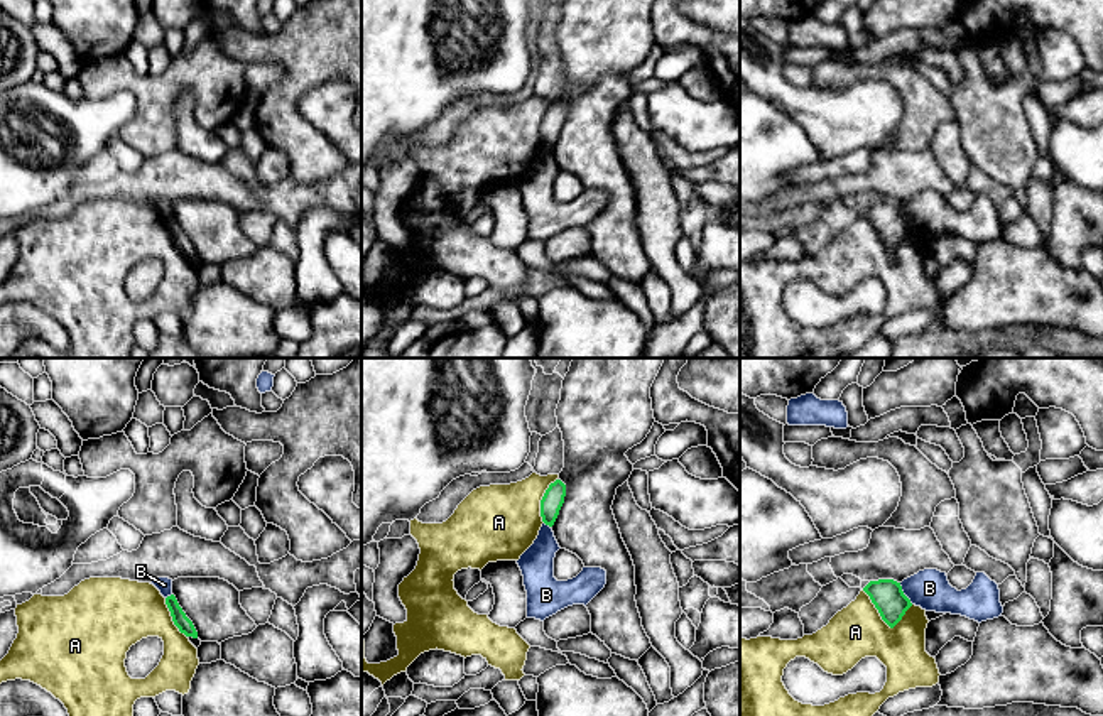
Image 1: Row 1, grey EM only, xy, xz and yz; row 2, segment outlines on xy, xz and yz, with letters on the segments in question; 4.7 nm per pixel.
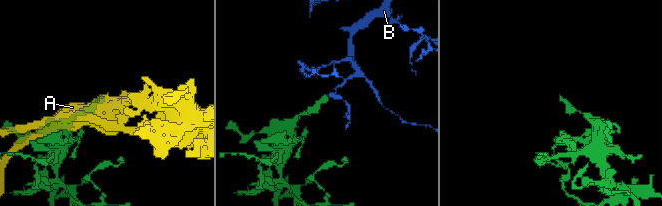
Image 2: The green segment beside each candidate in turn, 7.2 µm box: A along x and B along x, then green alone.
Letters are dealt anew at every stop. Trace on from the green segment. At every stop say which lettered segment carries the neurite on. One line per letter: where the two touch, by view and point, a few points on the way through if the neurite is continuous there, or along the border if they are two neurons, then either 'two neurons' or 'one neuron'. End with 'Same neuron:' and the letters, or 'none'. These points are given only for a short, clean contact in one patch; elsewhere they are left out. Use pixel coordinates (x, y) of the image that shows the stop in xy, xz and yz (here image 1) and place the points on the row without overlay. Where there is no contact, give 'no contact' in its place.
A: contact yz (884, 242); two neurons
B: contact yz (902, 215); border yz (899, 205), (912, 225); two neurons
Same neuron: none

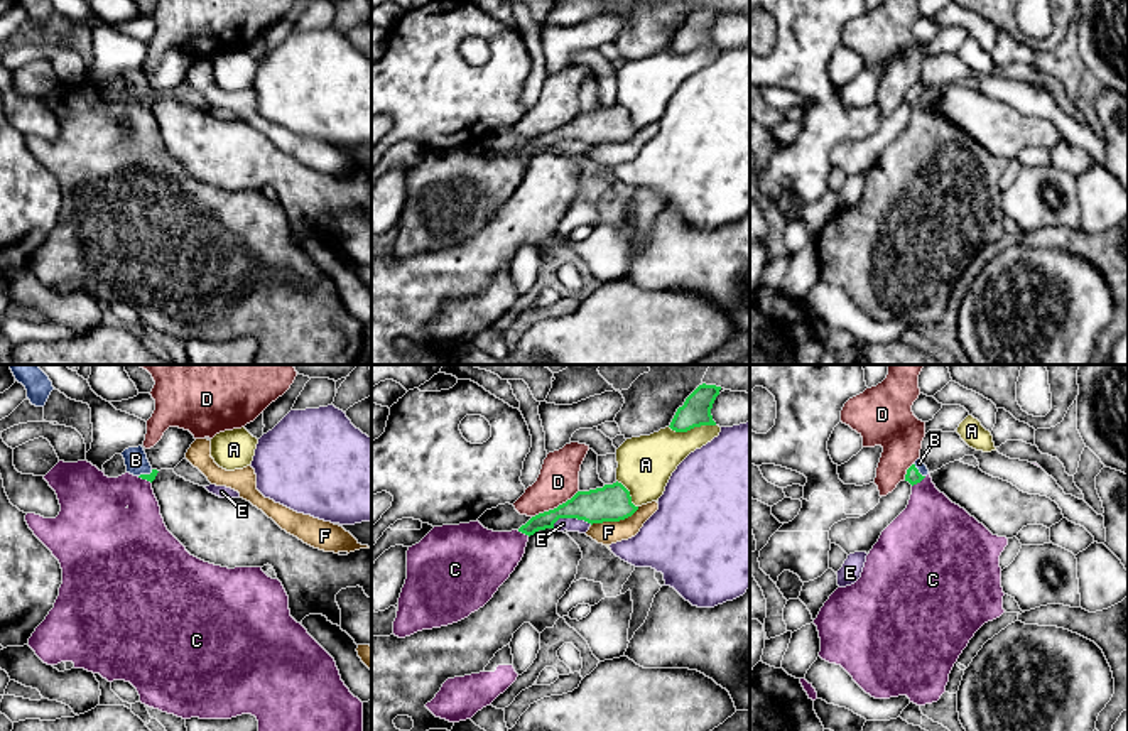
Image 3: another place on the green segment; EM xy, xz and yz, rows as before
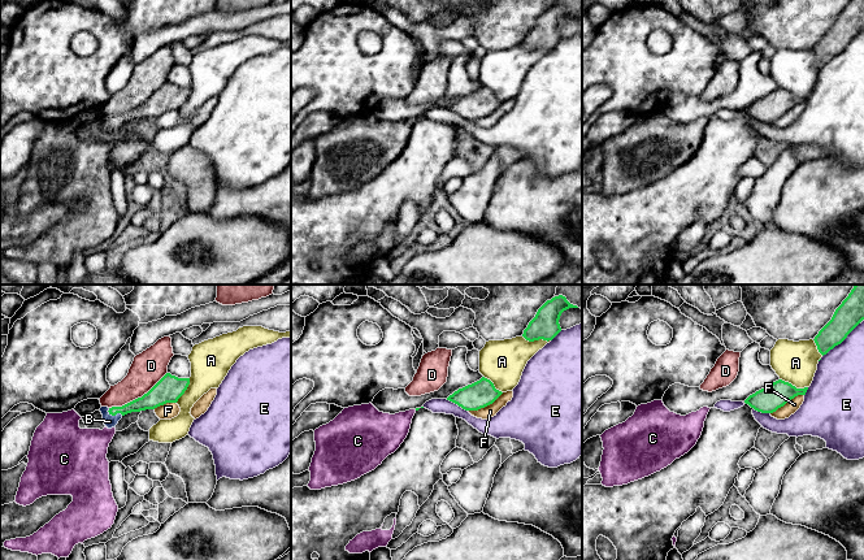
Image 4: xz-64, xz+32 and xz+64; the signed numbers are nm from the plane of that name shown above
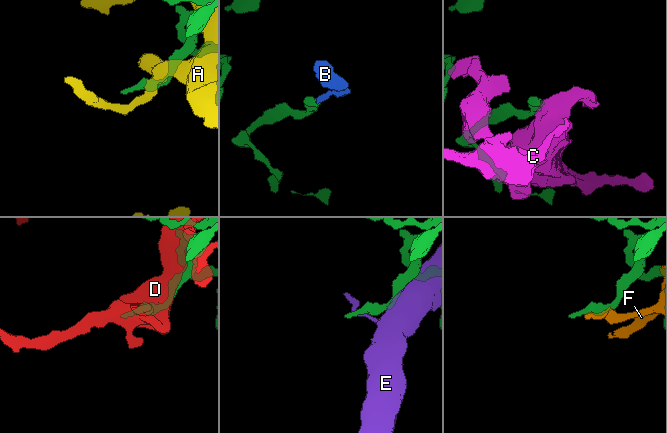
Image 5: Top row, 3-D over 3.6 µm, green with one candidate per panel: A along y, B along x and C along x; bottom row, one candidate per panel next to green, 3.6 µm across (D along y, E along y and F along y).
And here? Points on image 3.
A: contact xz (691, 49); two neurons
B: contact xy (146, 97); way xy (152, 97), (146, 97), (135, 81); one neuron
C: contact yz (919, 103); border yz (926, 98), (912, 108); two neurons
D: contact xz (554, 130); two neurons
E: contact xz (571, 139); two neurons
F: contact xz (615, 142); two neurons
Same neuron: B

